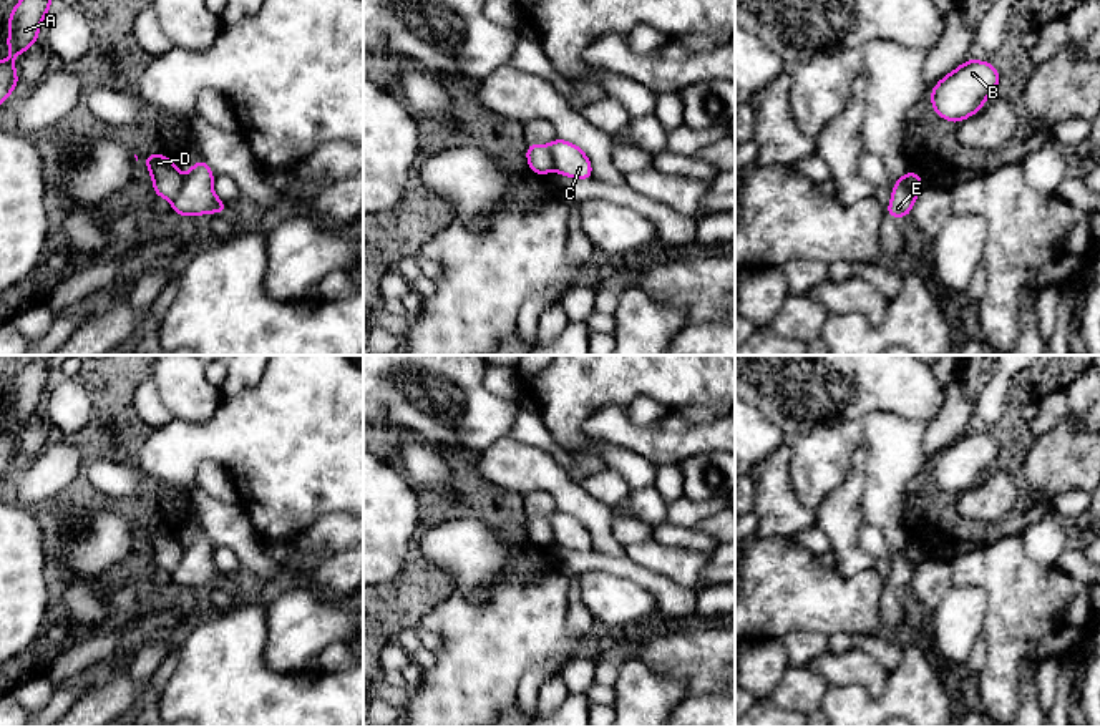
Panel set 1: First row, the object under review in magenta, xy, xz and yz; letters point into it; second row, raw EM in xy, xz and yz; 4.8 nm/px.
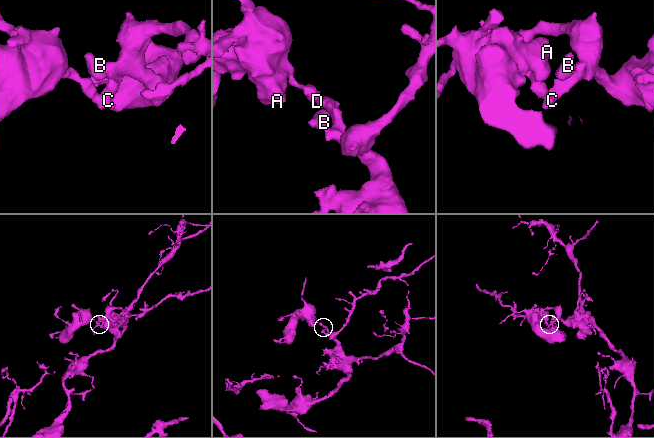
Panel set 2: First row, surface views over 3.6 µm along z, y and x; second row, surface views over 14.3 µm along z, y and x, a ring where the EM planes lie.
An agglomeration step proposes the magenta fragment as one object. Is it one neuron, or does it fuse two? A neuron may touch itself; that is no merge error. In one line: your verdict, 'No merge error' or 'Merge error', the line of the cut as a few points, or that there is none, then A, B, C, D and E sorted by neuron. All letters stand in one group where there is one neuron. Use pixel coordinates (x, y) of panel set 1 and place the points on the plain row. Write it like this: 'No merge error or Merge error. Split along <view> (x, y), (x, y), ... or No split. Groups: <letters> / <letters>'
Merge error. Split along xy (186, 548), (181, 561), (171, 573). Groups: A D / B C E

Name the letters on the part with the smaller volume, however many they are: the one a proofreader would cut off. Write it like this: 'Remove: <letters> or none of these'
Remove: A, D

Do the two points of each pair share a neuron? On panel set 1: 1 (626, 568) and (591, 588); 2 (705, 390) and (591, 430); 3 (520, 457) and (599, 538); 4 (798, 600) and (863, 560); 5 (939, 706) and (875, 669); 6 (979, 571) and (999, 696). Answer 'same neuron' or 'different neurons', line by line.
1: different neurons
2: different neurons
3: same neuron
4: different neurons
5: different neurons
6: same neuron

